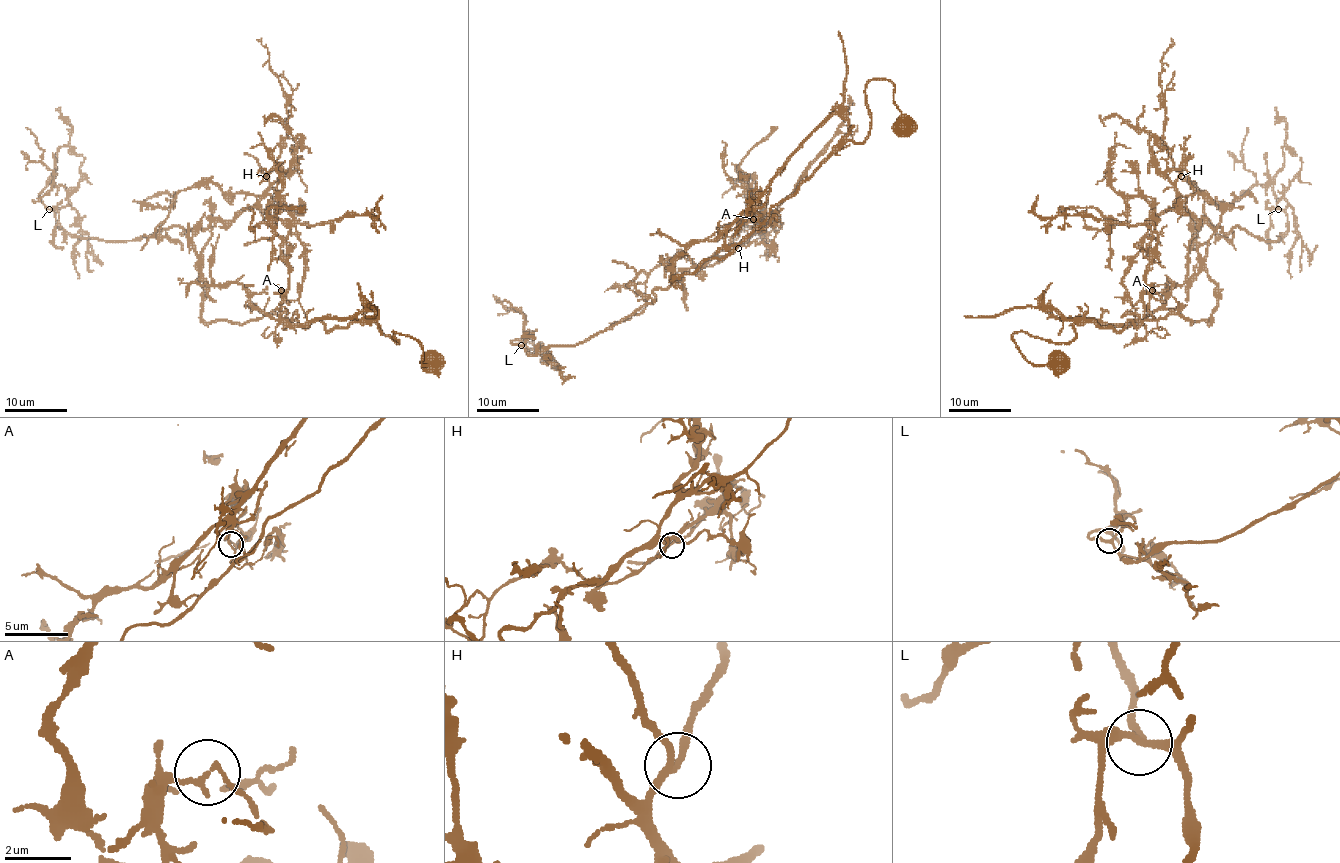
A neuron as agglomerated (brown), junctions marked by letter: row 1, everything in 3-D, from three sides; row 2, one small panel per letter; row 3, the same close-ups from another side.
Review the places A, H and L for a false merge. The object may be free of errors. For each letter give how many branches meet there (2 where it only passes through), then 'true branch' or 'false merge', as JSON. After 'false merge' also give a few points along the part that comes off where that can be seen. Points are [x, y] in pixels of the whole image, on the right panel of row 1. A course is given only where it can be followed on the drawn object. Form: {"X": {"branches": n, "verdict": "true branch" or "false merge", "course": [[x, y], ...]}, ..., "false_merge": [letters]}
{"A": {"branches": 2, "verdict": "false merge", "course": [[1152, 291], [1155, 319], [1137, 328], [1013, 335], [1035, 364], [1069, 361]]}, "H": {"branches": 3, "verdict": "true branch"}, "L": {"branches": 3, "verdict": "true branch"}, "false_merge": ["A"]}

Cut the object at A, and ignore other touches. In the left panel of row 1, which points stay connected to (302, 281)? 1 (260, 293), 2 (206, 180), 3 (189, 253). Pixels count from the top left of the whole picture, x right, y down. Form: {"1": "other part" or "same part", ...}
{"1": "other part", "2": "same part", "3": "other part"}

